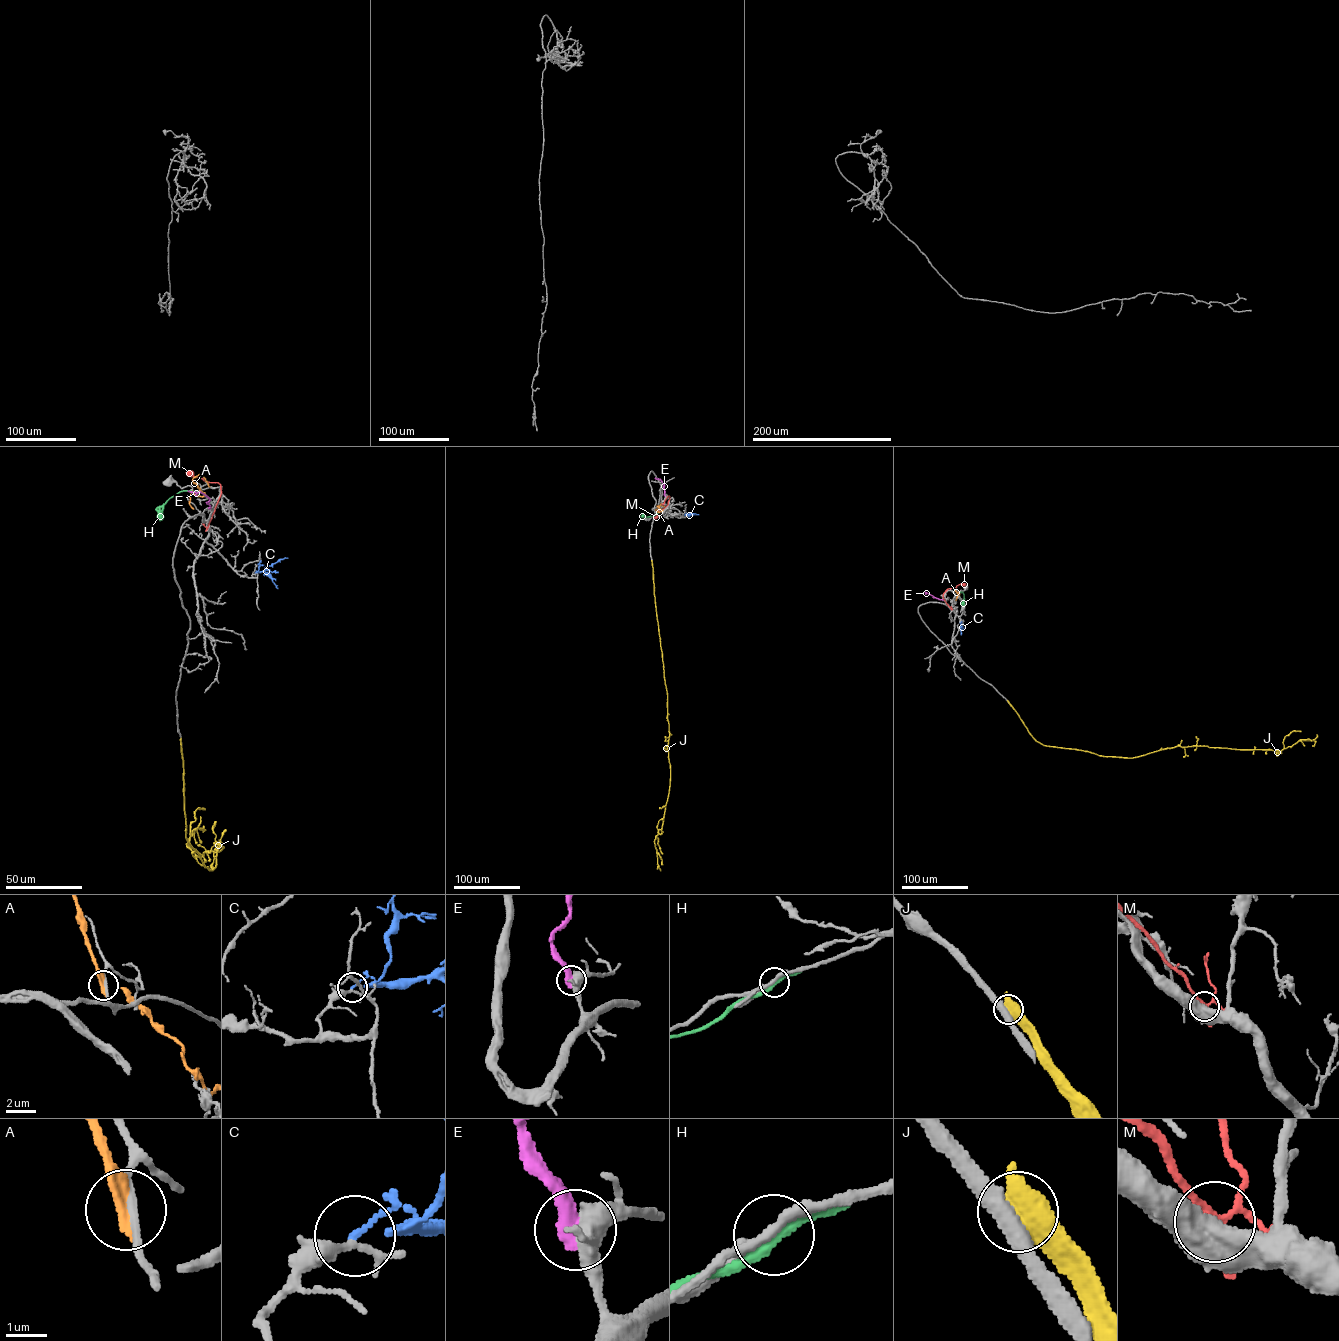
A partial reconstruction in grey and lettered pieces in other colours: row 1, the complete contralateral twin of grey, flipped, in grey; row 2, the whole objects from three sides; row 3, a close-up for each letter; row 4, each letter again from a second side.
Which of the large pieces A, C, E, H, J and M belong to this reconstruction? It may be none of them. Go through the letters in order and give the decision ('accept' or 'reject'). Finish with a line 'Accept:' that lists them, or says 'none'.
A: reject
C: reject
E: reject
H: reject
J: reject
M: reject
Accept: none

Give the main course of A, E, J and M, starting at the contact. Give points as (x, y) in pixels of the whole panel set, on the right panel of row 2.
A: (953, 590), (952, 585), (959, 594), (955, 600)
E: (943, 599), (925, 592)
J: (1007, 701), (1036, 741), (1105, 756), (1133, 758), (1178, 745), (1281, 751), (1298, 741), (1314, 740), (1312, 745)
M: (951, 609), (943, 593), (965, 584)

